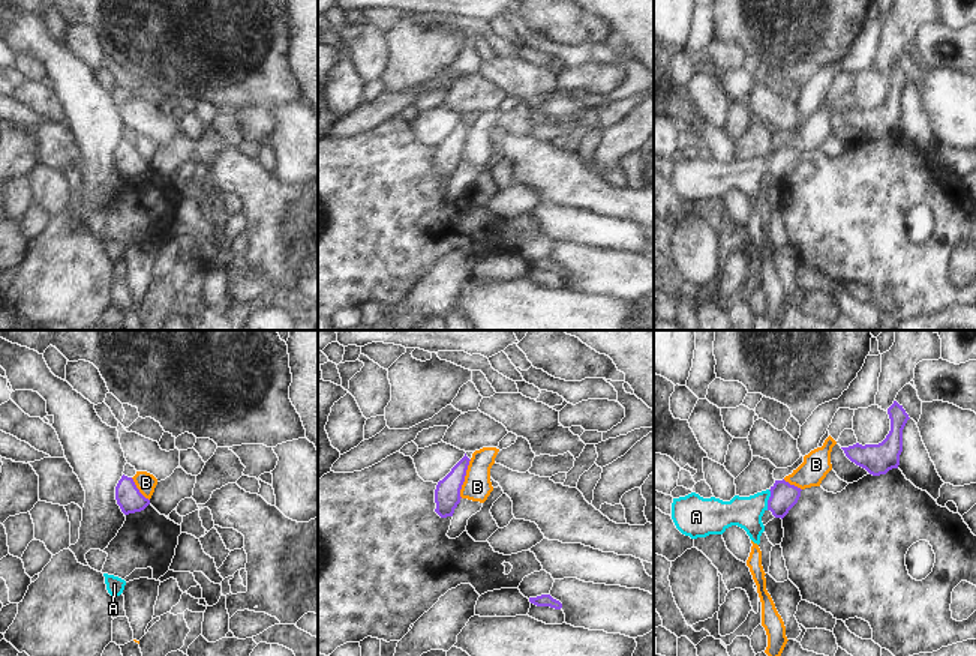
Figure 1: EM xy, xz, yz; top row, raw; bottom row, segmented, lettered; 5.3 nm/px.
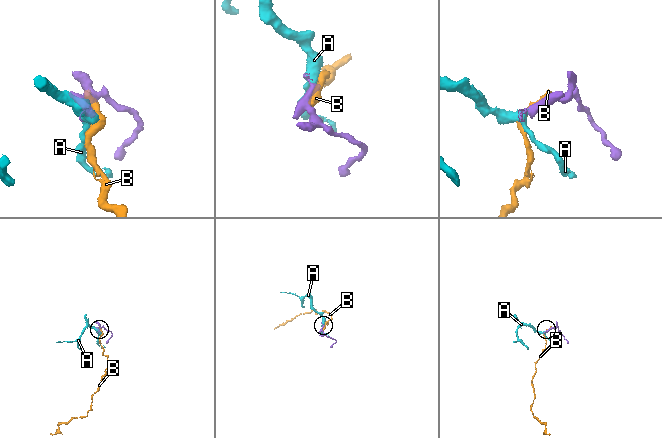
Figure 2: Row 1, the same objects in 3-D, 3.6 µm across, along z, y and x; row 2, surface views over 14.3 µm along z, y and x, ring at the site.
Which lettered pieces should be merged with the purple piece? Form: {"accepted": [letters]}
{"accepted": ["A"]}

